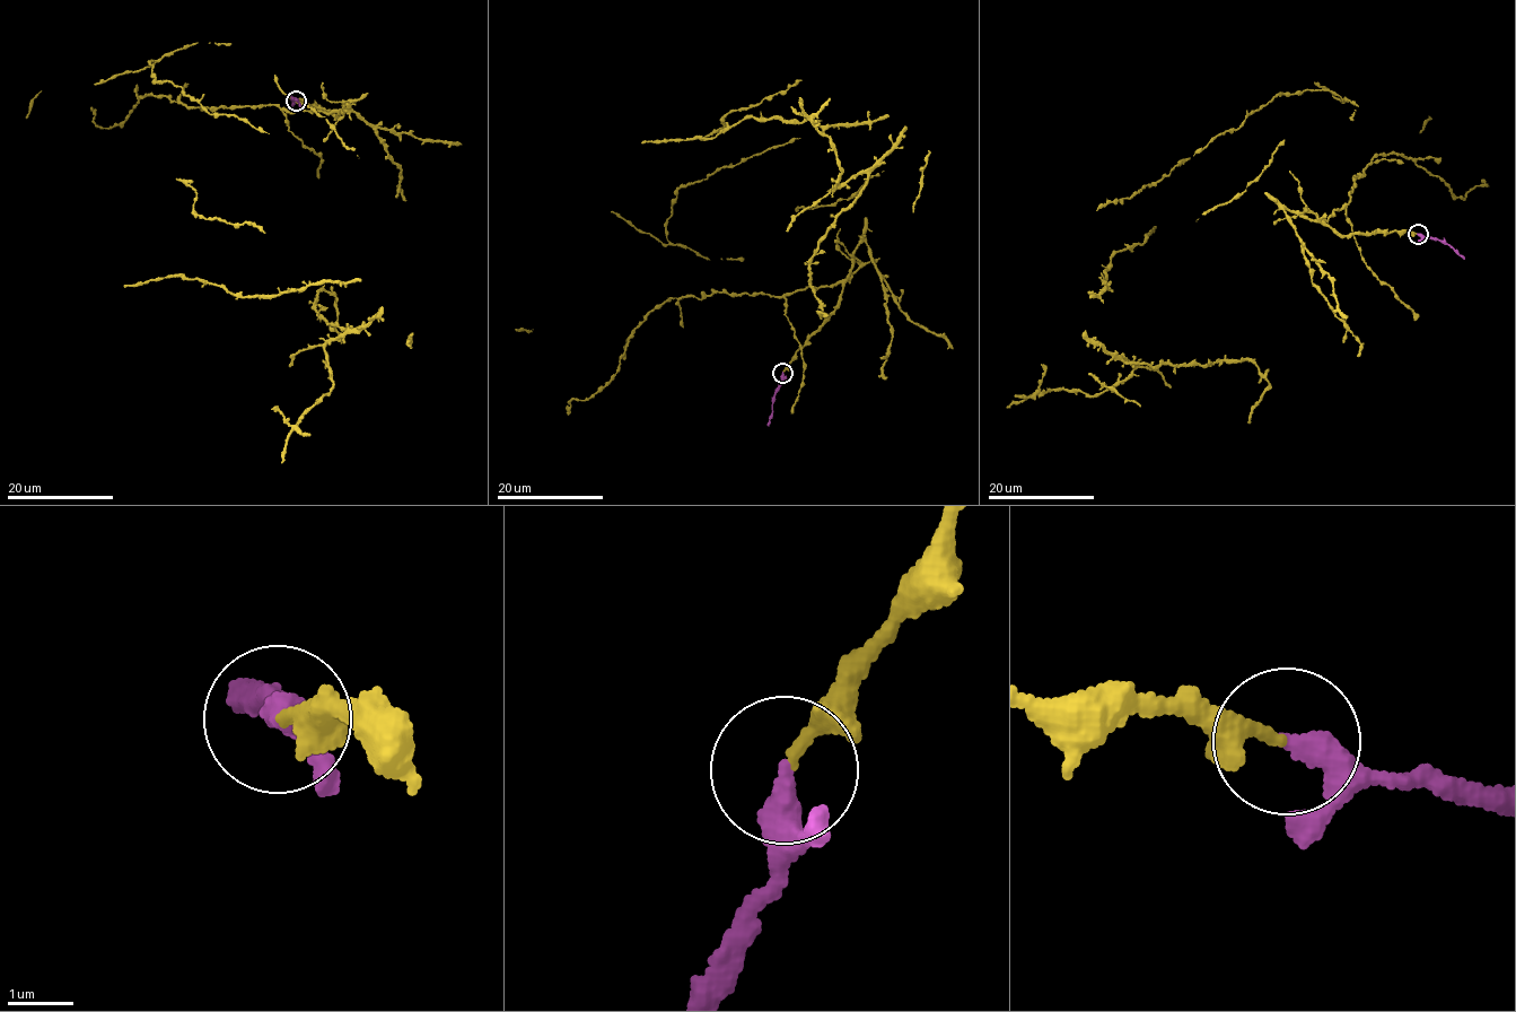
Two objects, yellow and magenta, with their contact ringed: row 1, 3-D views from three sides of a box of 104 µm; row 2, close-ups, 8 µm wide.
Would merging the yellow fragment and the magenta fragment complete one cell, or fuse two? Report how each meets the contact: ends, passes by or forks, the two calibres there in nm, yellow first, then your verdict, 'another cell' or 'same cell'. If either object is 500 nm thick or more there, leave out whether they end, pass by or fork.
yellow ends; magenta ends; calibres 200 and 400 nm; same cell

